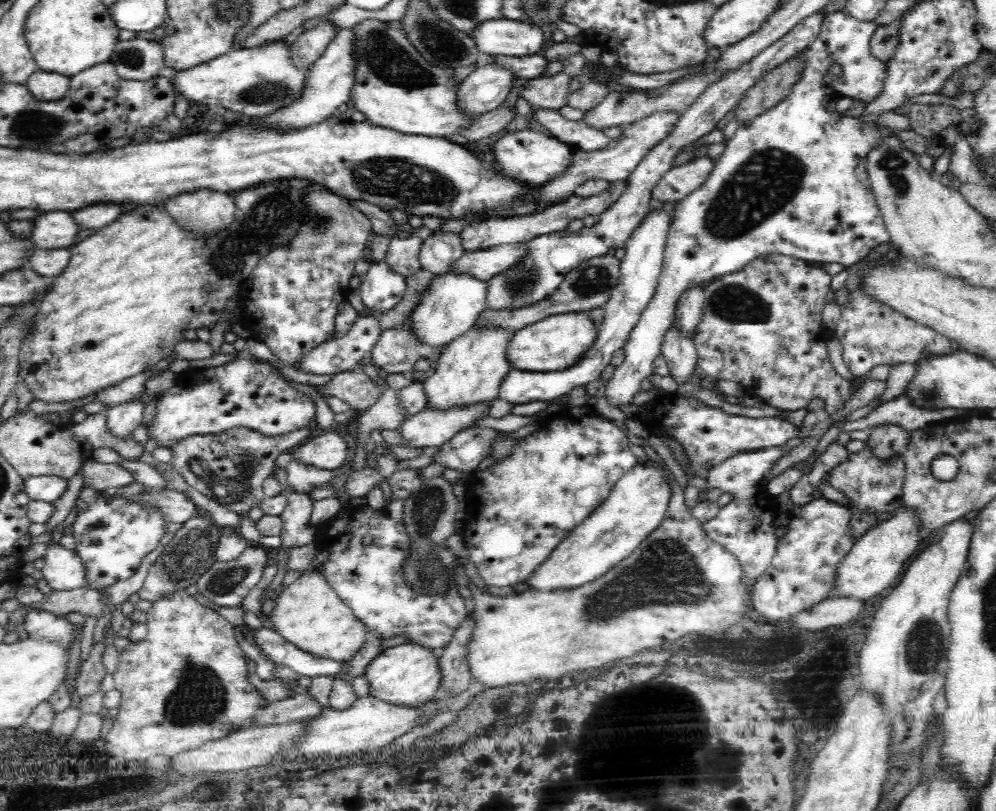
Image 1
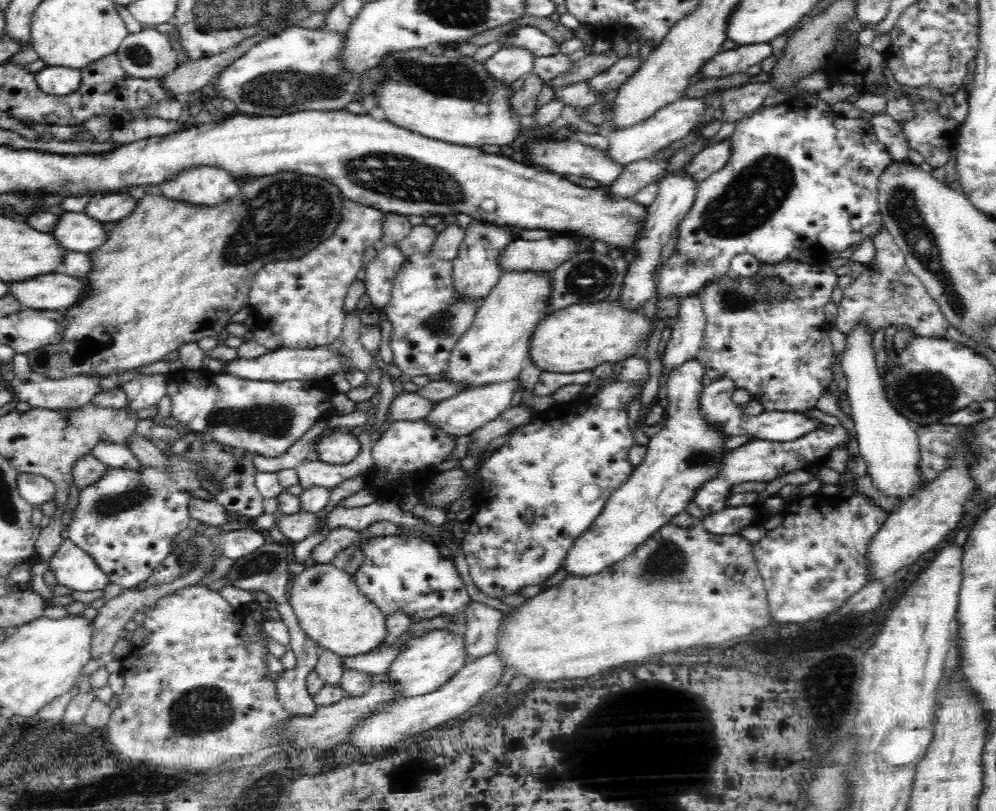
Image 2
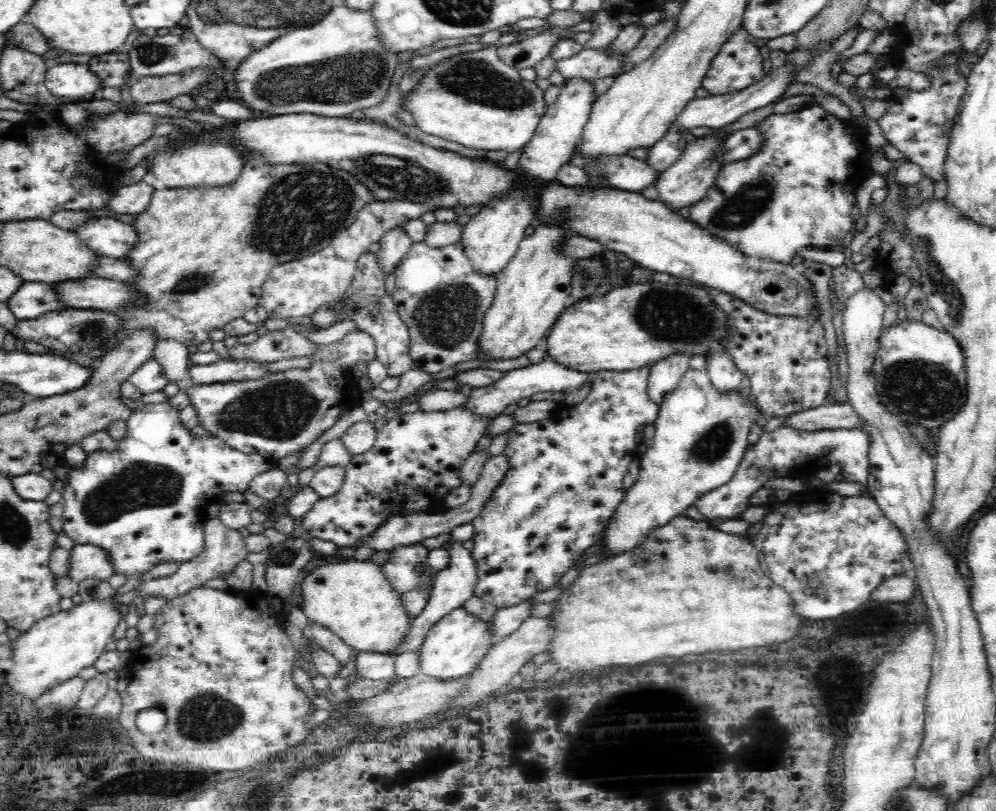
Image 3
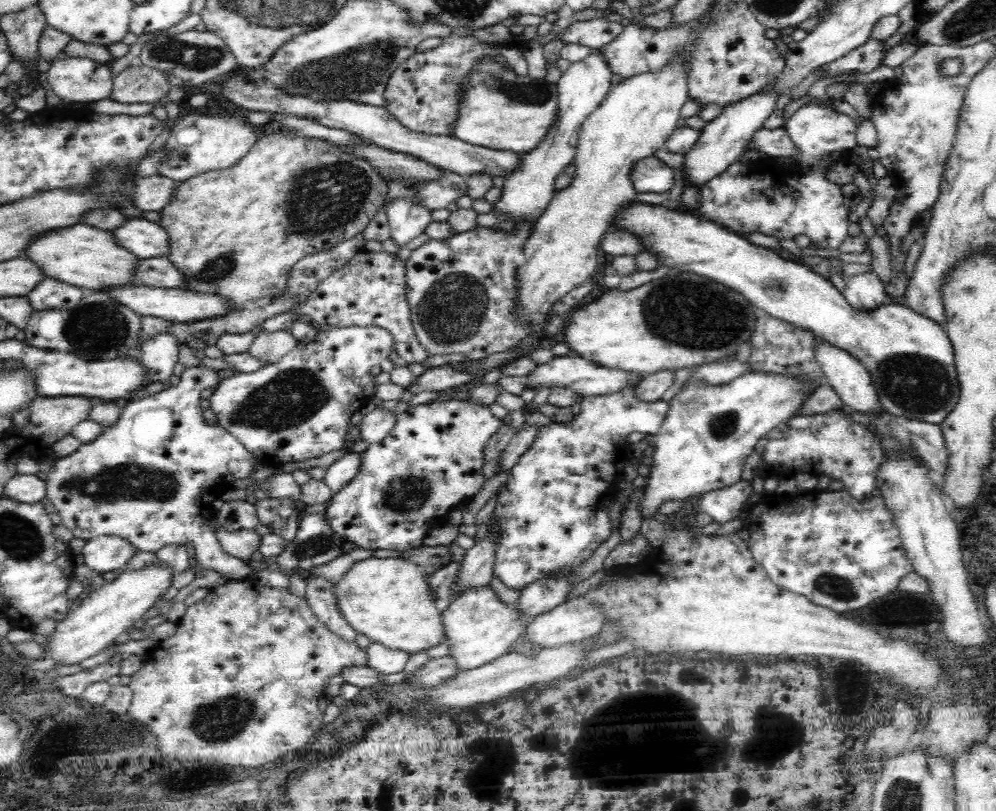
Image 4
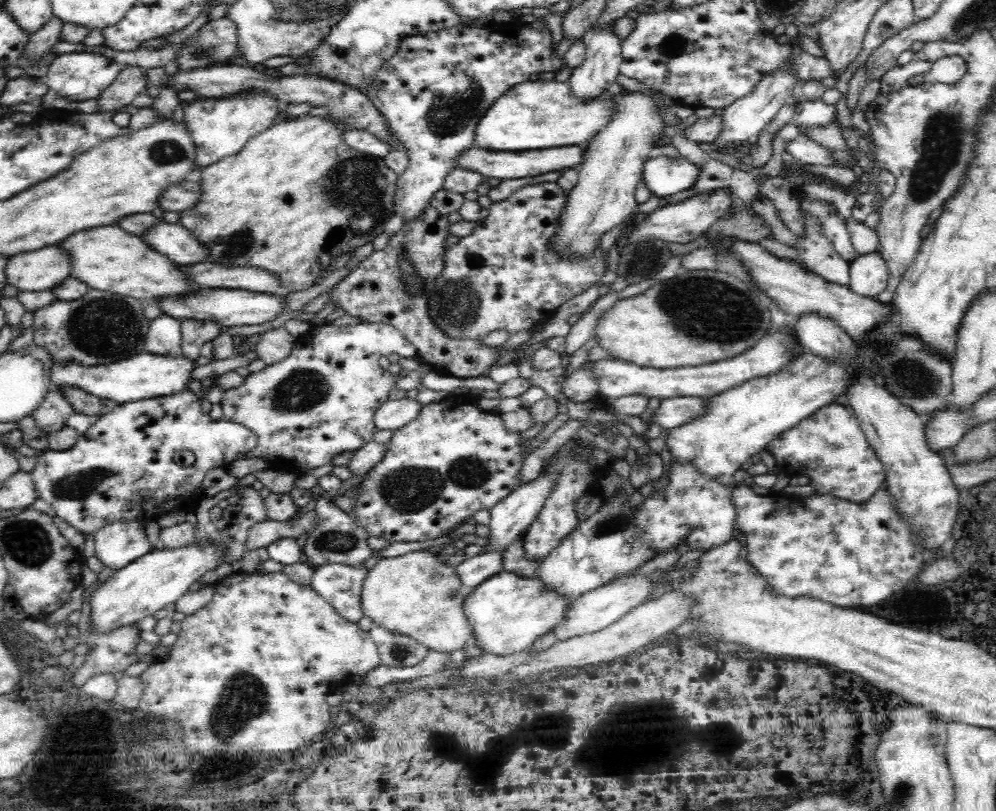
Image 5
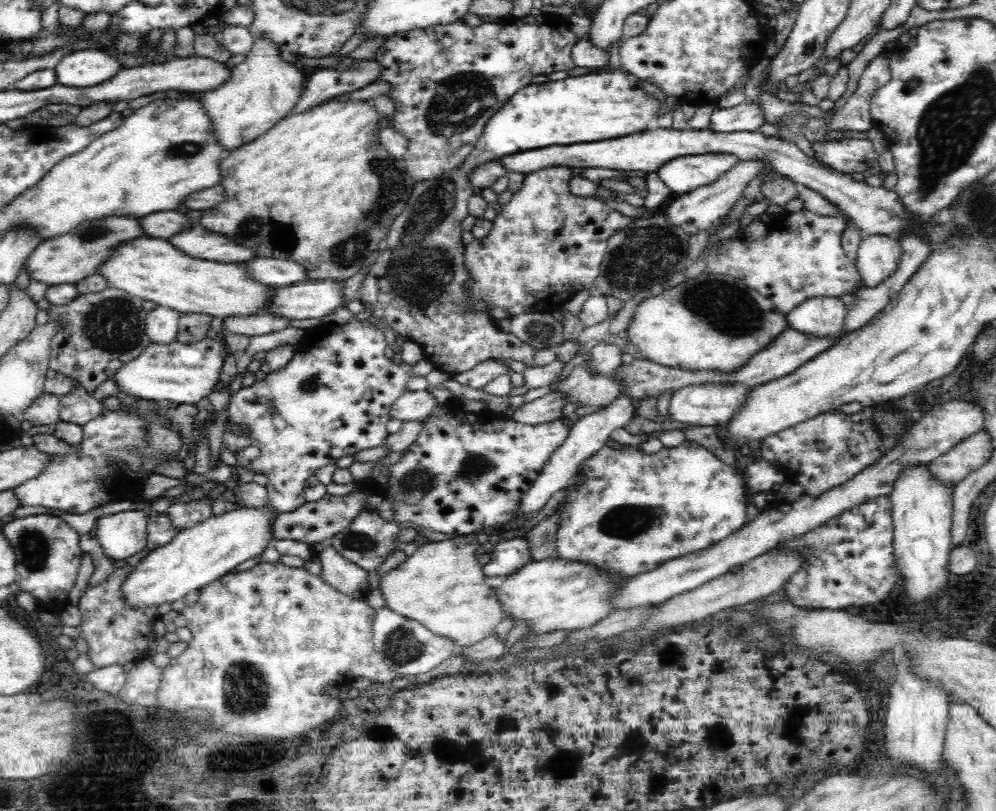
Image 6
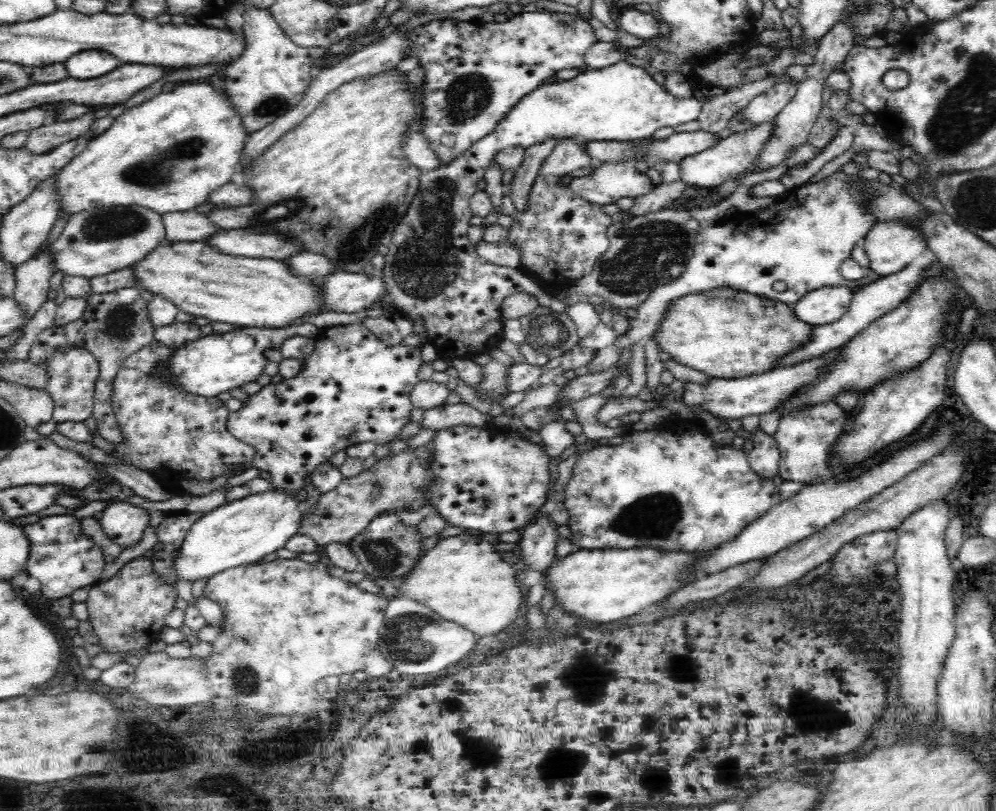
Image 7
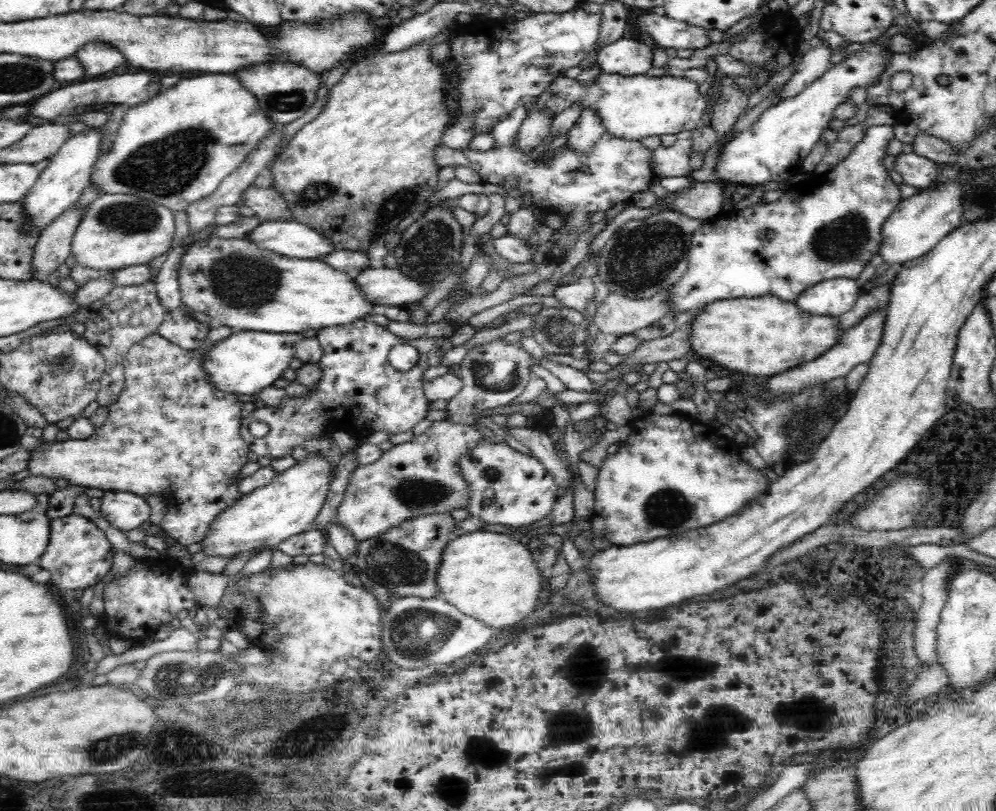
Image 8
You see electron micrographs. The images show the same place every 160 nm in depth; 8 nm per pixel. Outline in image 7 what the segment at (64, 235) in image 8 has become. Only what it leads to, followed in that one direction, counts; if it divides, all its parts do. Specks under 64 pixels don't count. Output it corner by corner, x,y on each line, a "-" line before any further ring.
48,250
33,255
27,261
24,261
20,268
15,270
15,290
13,291
13,300
21,306
21,318
24,324
17,328
21,331
23,326
31,321
33,315
40,310
42,304
47,302
49,292
49,280
55,272
52,263
50,263
50,254

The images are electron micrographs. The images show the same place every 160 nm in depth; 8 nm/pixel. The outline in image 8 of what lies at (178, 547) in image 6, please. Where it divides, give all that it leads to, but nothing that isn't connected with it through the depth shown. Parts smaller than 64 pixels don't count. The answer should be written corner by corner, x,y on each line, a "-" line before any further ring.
309,454
304,462
295,463
288,470
275,475
270,484
241,496
231,508
220,512
220,515
216,516
216,519
212,520
208,526
204,539
200,540
199,544
202,548
200,552
207,557
234,559
259,549
261,549
259,552
262,552
276,548
277,544
284,542
287,538
309,530
311,522
318,516
324,498
328,494
328,484
331,484
328,459

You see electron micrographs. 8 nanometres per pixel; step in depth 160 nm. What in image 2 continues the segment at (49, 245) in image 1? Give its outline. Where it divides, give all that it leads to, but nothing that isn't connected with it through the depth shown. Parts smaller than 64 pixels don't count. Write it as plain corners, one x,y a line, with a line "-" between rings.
62,211
56,215
56,226
52,228
52,235
64,250
87,253
99,248
107,233
100,221
88,217
84,211

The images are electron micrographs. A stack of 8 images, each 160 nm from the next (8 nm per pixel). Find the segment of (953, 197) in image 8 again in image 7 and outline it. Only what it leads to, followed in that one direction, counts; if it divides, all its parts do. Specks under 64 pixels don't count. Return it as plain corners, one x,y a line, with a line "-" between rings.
903,220
876,223
862,240
869,271
886,277
900,272
926,250
920,231

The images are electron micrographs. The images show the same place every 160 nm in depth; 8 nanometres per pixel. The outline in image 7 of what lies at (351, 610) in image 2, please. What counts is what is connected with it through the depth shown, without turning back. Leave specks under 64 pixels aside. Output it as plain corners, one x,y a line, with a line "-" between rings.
462,534
439,539
400,583
396,583
396,587
400,596
428,607
444,621
458,623
479,639
504,630
512,620
518,618
522,592
514,576
514,568
502,562
492,544
486,542
486,537
478,540
473,534

